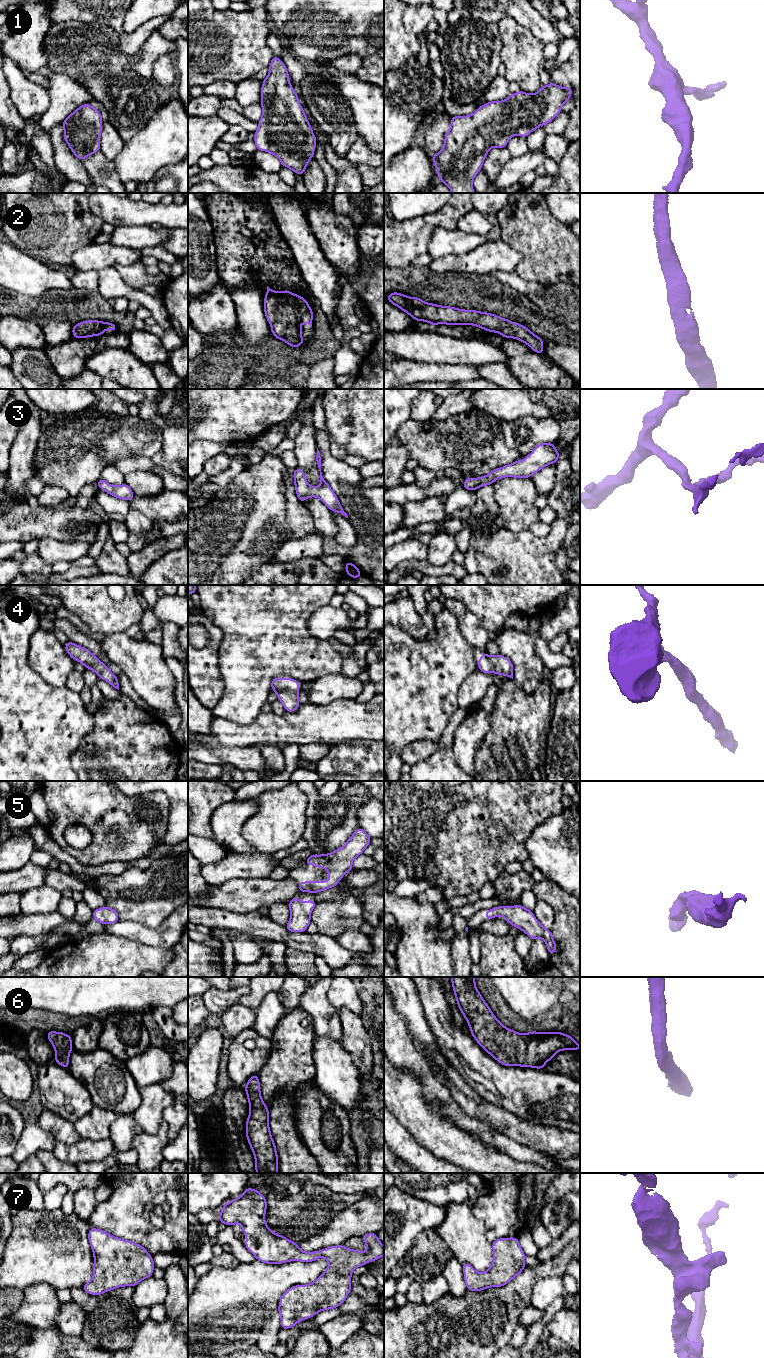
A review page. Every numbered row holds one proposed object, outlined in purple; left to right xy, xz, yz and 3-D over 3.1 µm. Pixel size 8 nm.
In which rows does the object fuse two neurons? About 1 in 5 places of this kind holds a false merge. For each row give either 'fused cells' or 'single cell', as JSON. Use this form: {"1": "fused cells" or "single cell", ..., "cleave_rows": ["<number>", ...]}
{"1": "single cell", "2": "single cell", "3": "single cell", "4": "single cell", "5": "single cell", "6": "single cell", "7": "single cell", "cleave_rows": []}

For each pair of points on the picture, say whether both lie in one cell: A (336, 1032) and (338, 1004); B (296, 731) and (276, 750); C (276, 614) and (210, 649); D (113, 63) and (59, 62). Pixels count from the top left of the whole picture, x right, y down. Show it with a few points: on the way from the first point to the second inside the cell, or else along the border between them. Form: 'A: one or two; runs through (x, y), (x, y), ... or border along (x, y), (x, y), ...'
A: two; border along (329, 988), (328, 1001), (338, 1012)
B: two; border along (263, 745), (279, 745), (281, 747)
C: two; border along (211, 622), (222, 632), (219, 668)
D: one; runs through (100, 63), (72, 62)

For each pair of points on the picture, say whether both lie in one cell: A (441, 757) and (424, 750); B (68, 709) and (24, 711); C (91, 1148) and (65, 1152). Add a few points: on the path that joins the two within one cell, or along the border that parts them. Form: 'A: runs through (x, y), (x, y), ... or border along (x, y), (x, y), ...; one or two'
A: border along (450, 746), (437, 749), (413, 765); two
B: runs through (57, 711), (35, 711); one
C: runs through (85, 1150), (71, 1152); one

